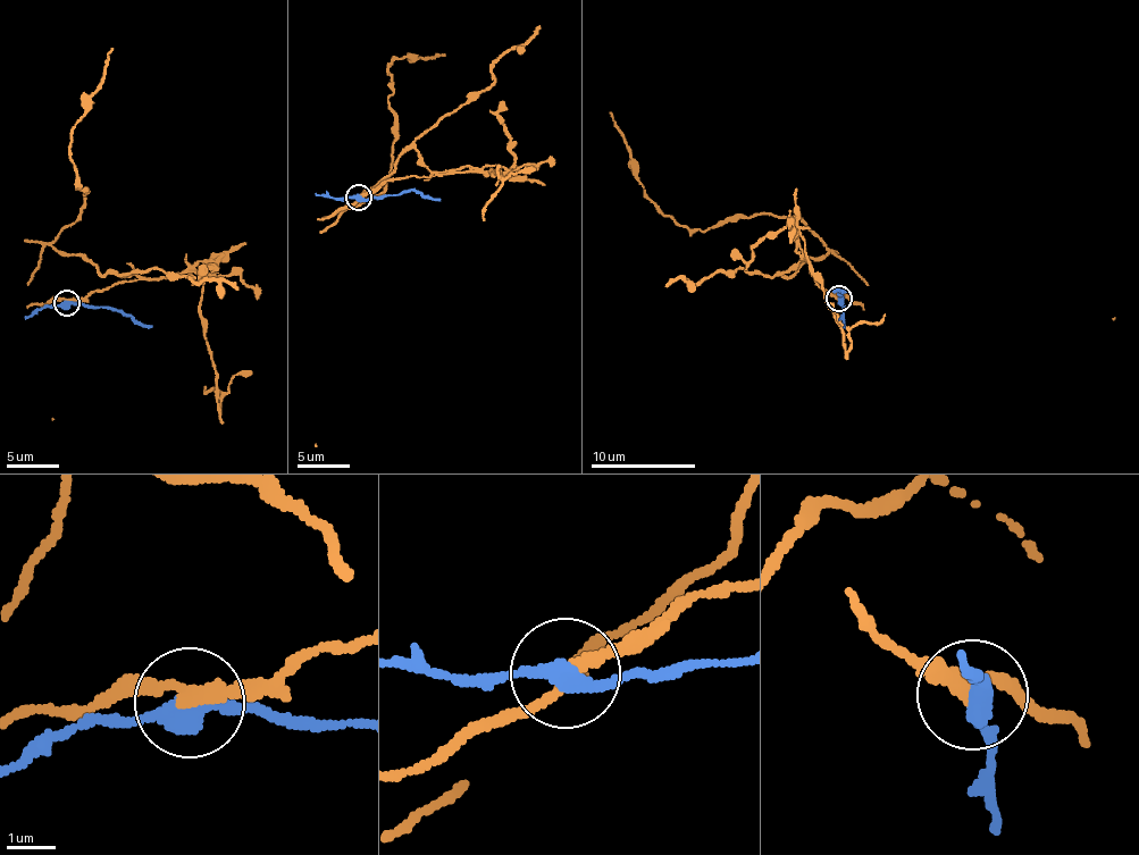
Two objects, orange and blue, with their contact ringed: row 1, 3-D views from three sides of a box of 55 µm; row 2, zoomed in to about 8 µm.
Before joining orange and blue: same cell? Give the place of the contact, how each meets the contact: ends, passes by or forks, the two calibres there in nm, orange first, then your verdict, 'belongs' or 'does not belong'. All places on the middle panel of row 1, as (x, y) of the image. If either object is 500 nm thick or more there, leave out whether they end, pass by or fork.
at (359, 197); orange passes by; blue passes by; 240 nm thick on the orange side, 360 nm on the other; does not belong

